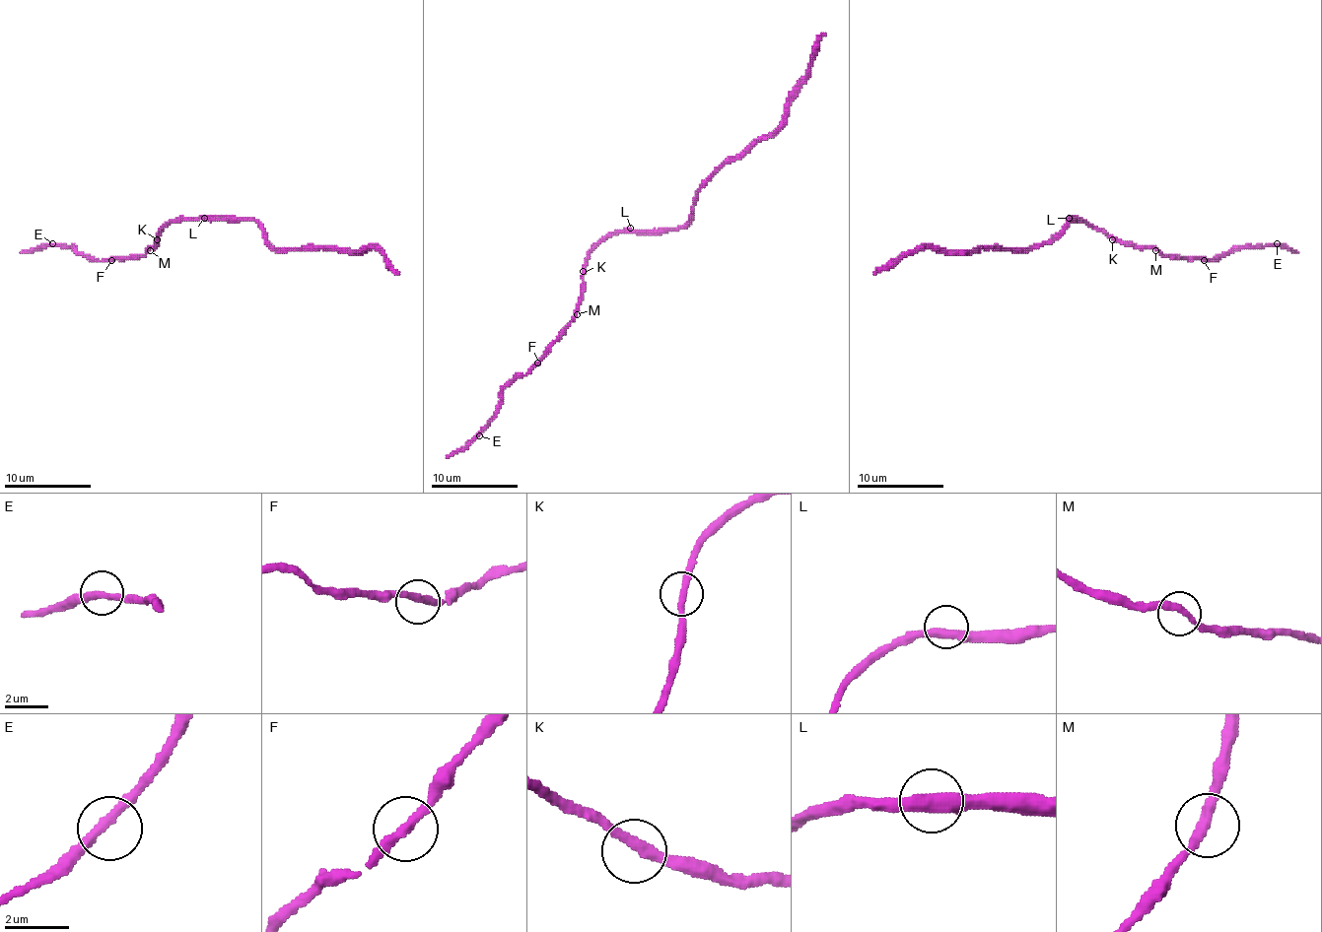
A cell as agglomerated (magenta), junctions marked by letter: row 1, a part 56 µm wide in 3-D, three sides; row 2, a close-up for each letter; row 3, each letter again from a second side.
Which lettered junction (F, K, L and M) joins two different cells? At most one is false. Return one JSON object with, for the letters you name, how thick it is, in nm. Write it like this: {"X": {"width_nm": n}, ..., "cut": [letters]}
{"cut": []}

